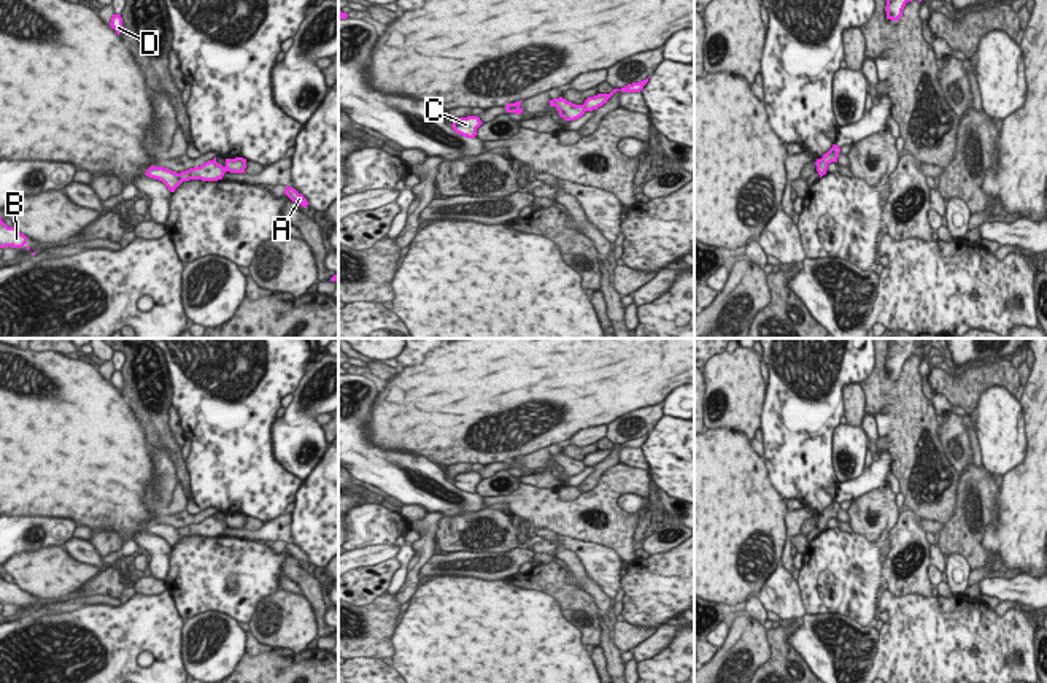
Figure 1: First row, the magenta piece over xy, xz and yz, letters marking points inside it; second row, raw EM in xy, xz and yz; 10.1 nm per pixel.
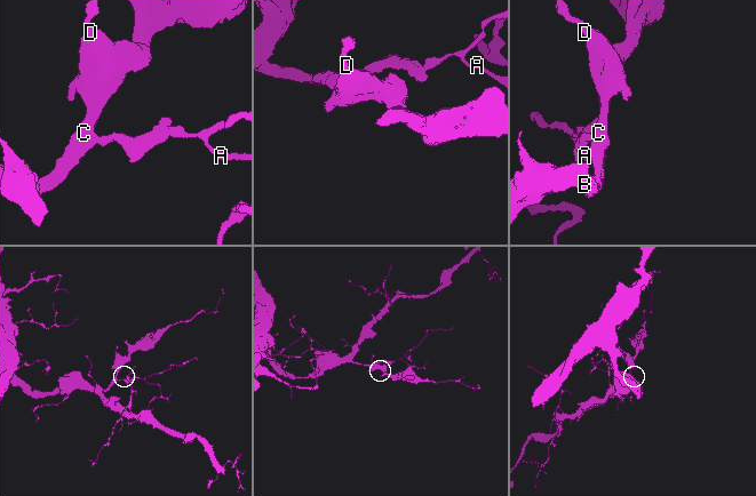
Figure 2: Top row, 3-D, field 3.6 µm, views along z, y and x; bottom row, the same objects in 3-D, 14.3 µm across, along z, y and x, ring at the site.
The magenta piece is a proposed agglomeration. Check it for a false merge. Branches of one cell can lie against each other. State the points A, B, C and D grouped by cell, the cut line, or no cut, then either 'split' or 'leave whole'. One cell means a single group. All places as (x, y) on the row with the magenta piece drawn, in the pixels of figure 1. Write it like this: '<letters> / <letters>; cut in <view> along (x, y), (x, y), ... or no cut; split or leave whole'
A / B C D; cut in xz along (582, 105), (585, 110); split

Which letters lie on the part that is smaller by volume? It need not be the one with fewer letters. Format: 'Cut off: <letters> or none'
Cut off: A.

